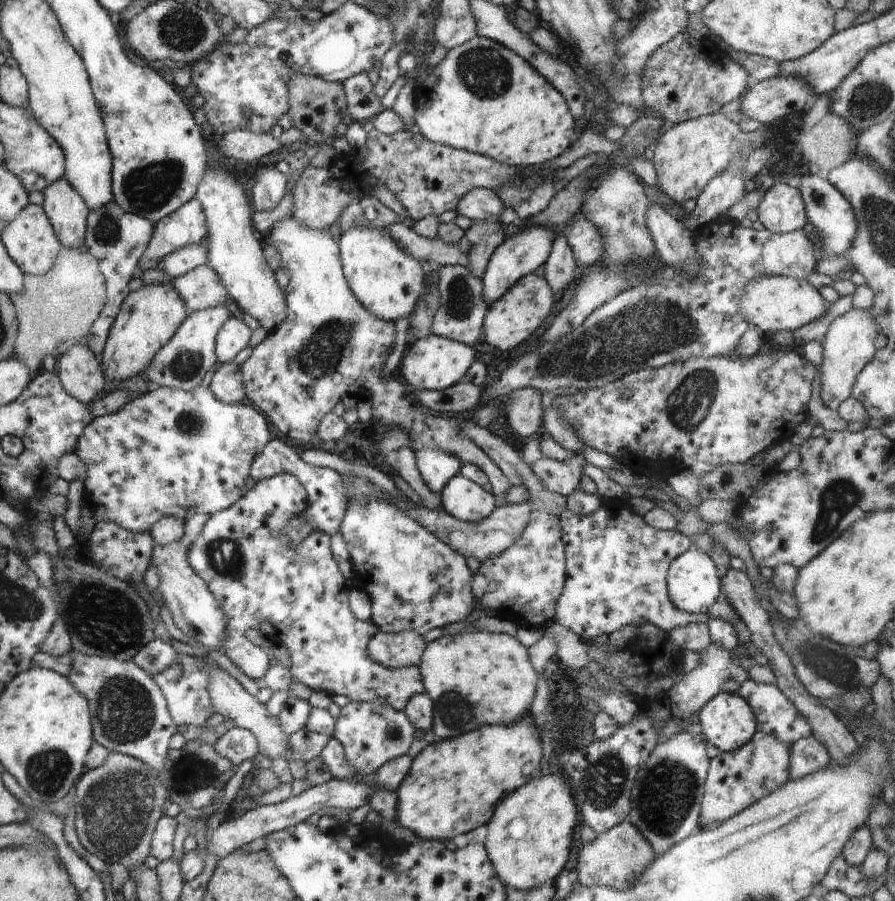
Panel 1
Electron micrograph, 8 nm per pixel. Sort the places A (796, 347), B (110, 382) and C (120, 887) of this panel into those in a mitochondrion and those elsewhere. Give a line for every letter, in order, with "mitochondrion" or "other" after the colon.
A: other
B: other
C: other

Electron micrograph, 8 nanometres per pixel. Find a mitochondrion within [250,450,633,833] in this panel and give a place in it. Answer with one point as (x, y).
(602, 783)

